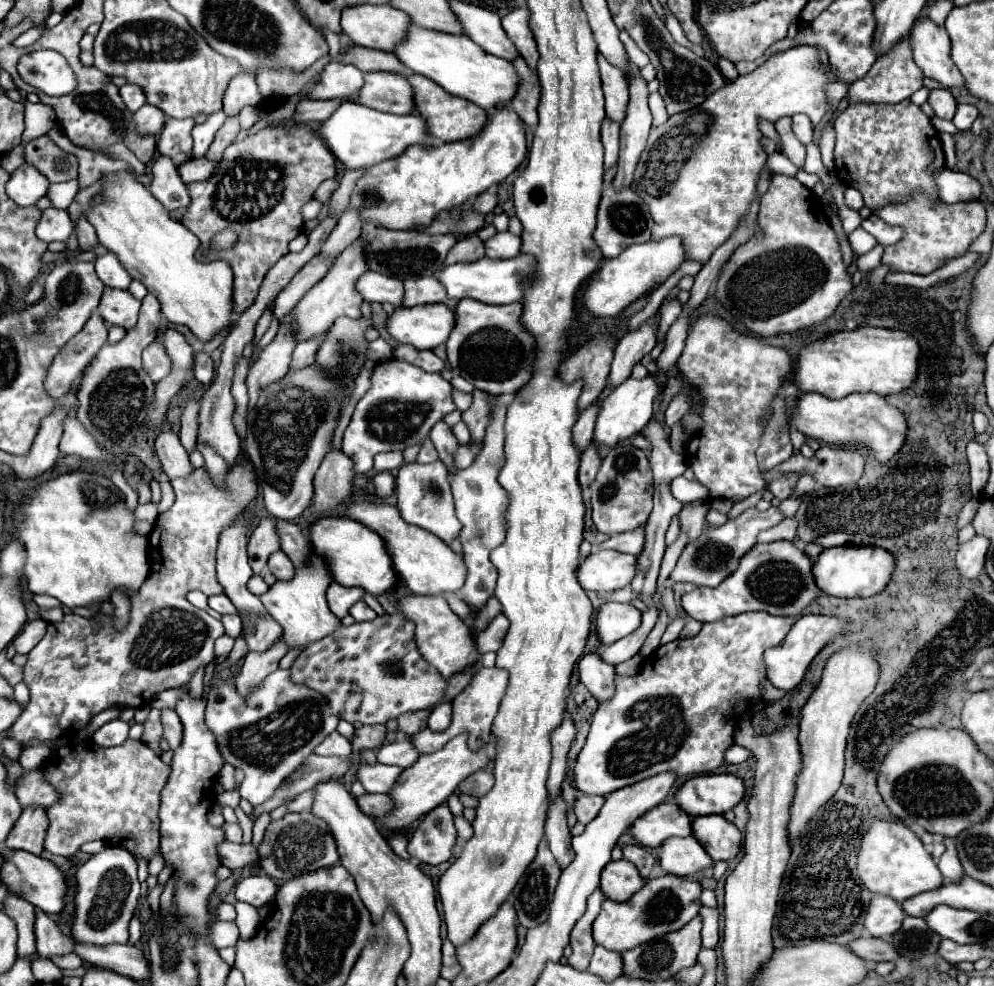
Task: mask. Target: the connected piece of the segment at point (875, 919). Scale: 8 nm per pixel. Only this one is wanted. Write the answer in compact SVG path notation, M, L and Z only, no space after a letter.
M874 895L868 907L868 915L864 921L864 927L872 937L890 939L892 933L896 933L904 921L904 911L900 903L896 903L892 897L886 895Z

